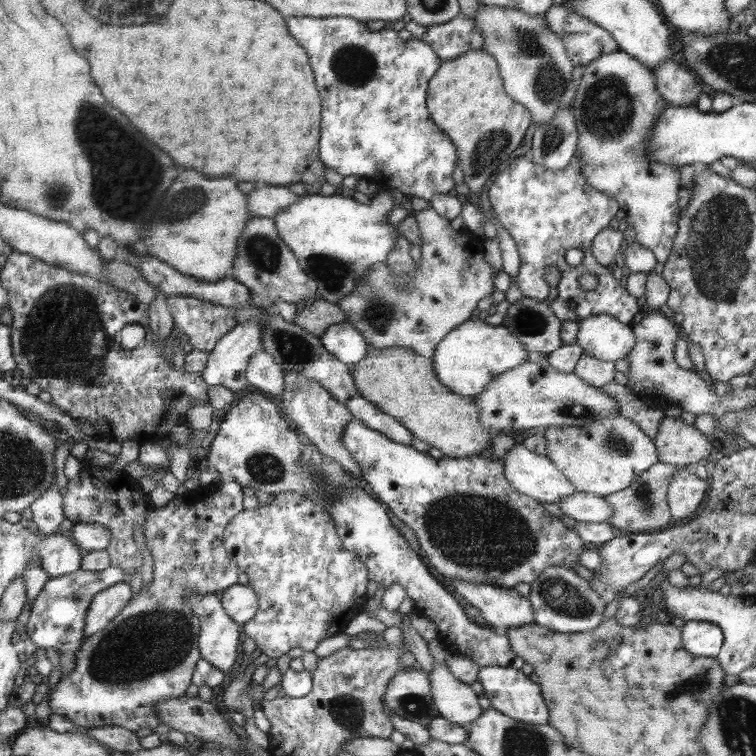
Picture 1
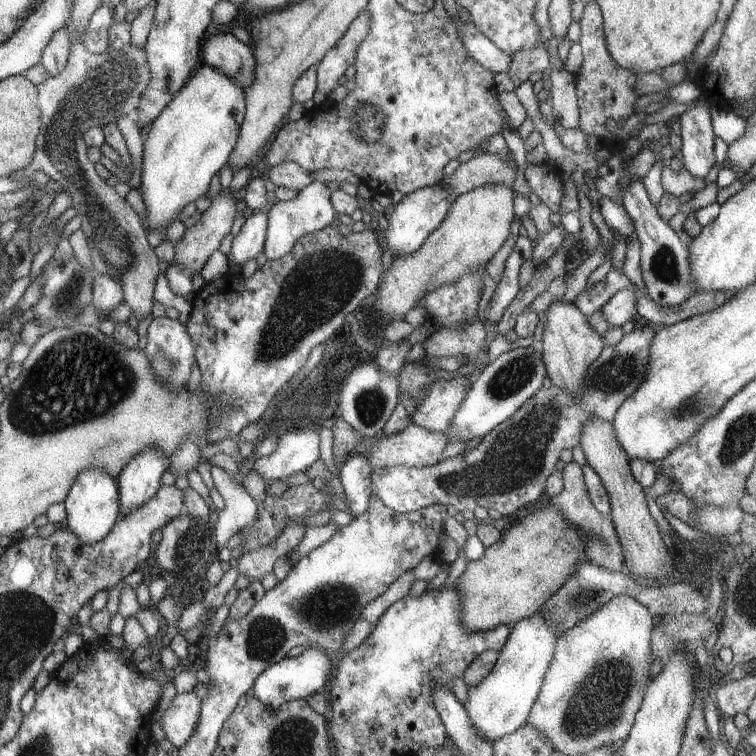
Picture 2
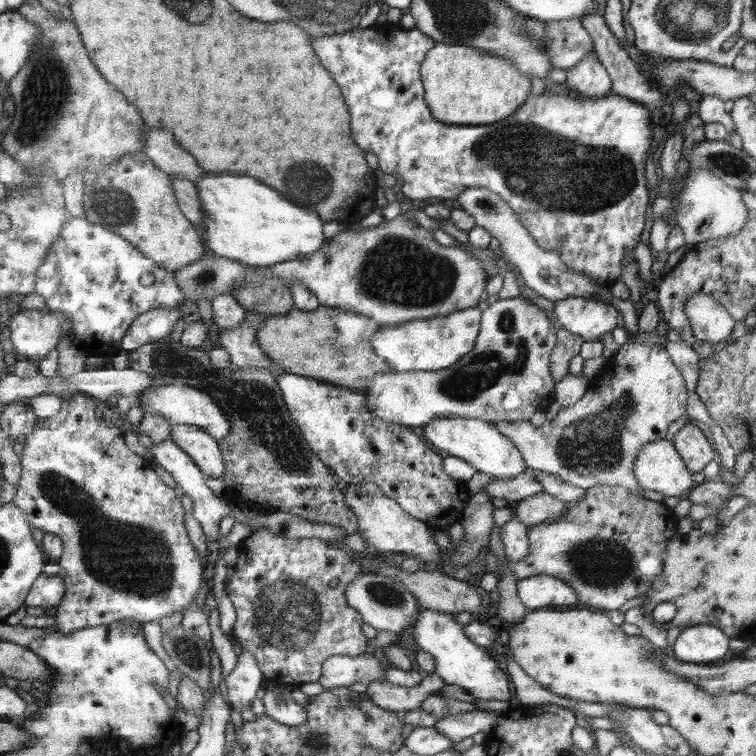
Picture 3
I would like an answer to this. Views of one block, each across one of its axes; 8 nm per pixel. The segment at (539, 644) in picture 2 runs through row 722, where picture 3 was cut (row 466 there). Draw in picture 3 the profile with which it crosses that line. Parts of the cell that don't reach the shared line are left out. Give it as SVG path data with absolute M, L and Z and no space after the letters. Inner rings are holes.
M435 417L420 428L423 438L439 452L464 460L476 473L486 474L491 480L515 478L523 473L526 464L517 447L494 426L478 418Z

